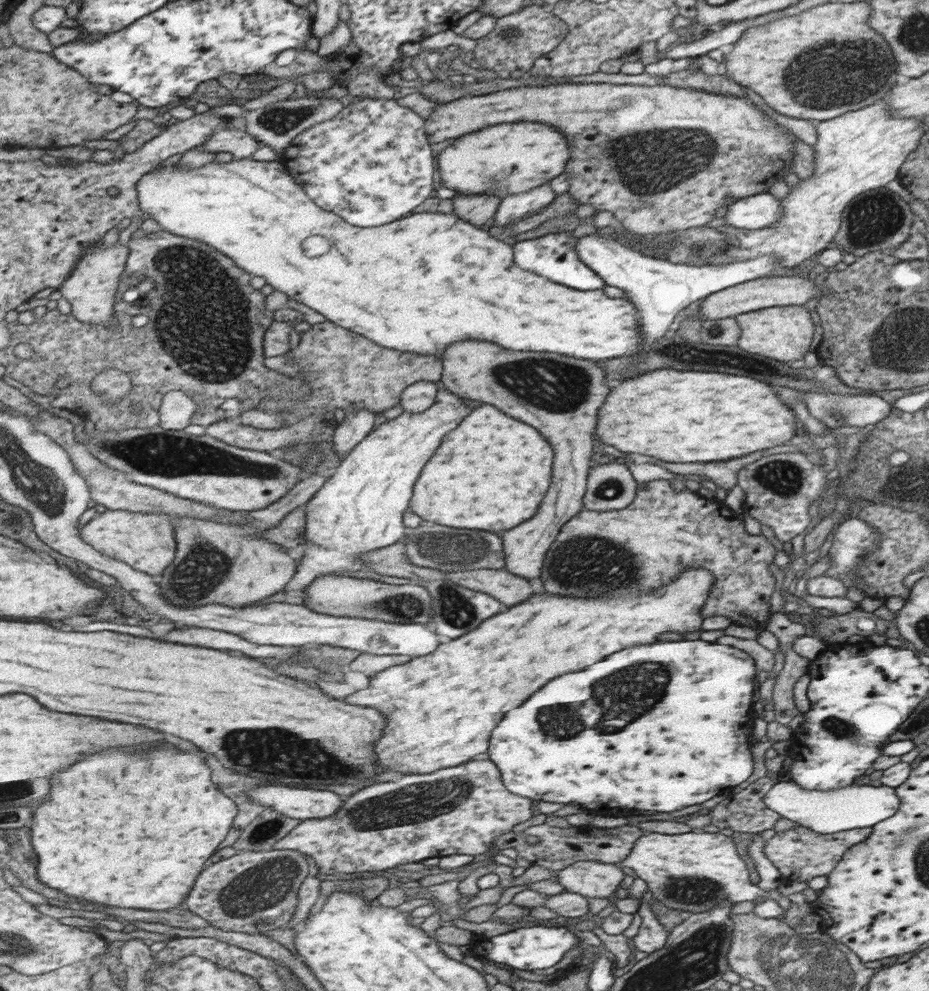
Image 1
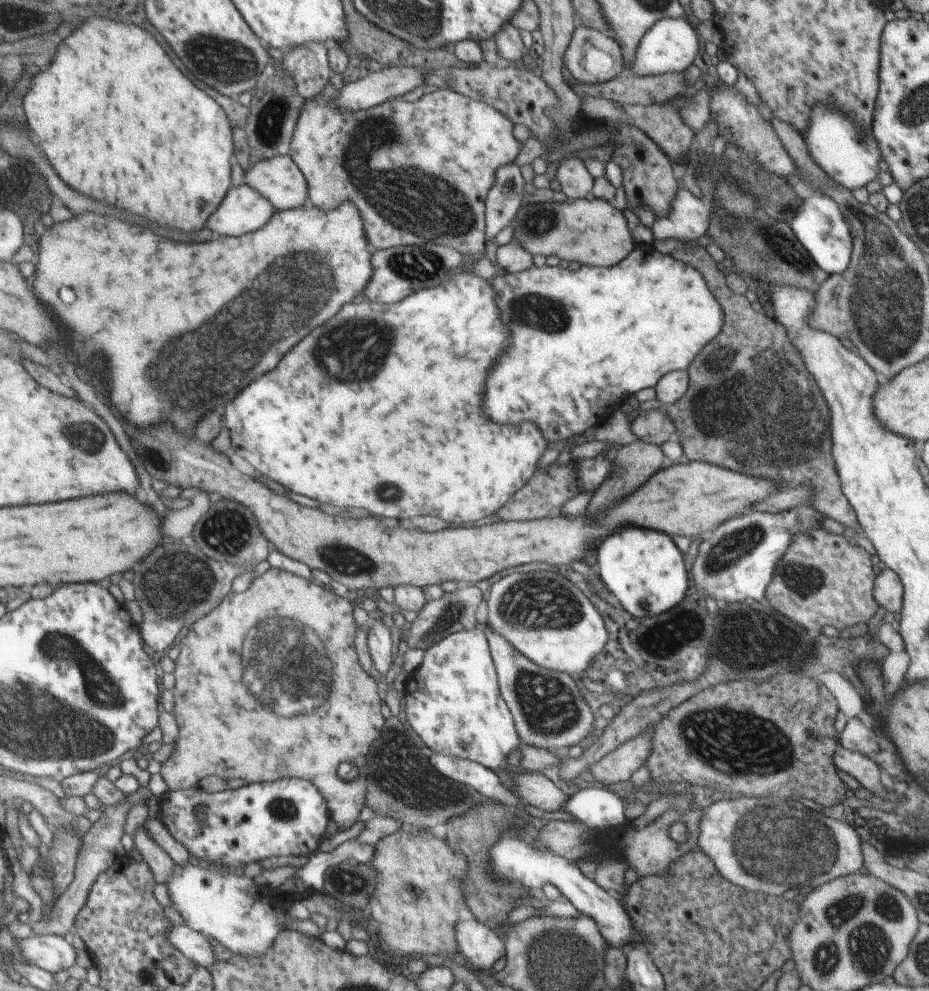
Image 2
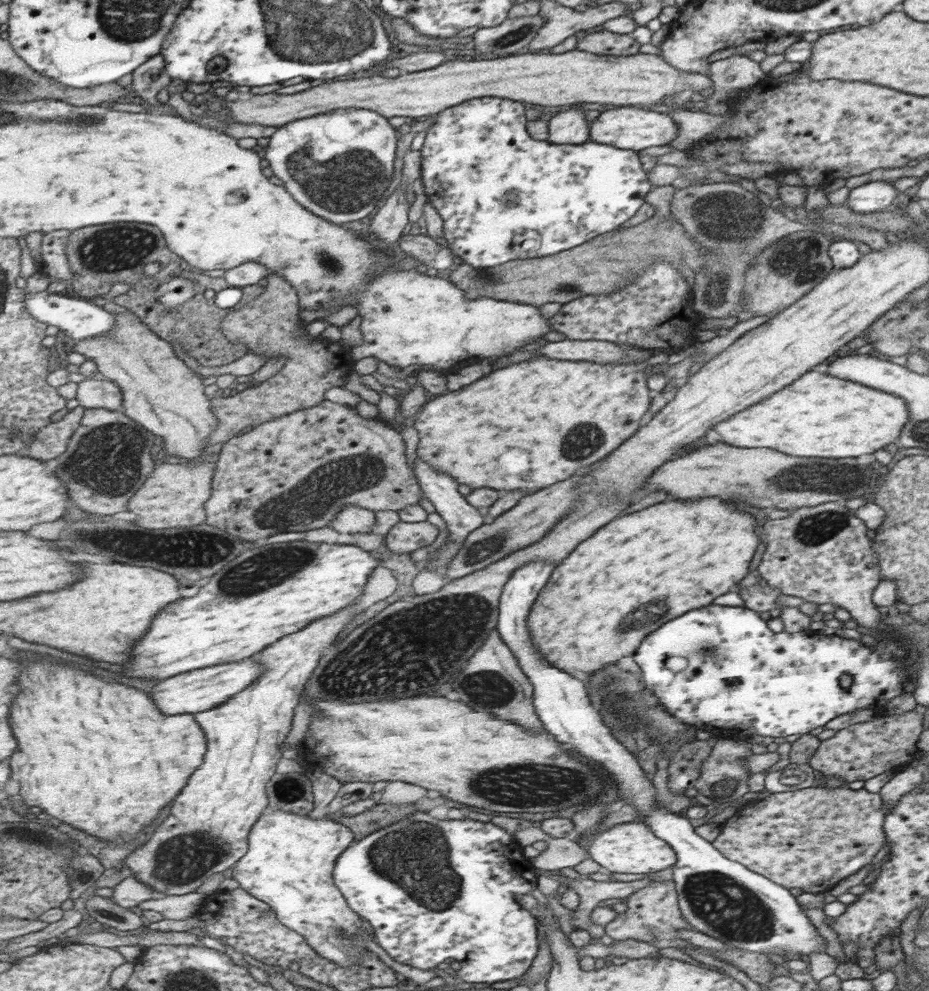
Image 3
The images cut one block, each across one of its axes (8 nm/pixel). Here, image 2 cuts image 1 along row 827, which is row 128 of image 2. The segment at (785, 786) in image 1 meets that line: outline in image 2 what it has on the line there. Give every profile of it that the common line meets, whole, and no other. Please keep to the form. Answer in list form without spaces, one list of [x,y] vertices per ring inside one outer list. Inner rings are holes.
[[[815,102],[809,106],[809,120],[803,130],[803,144],[809,158],[821,168],[831,180],[855,190],[876,178],[877,164],[881,162],[881,150],[873,138],[872,128],[864,127],[855,120],[850,111],[829,106],[825,102]]]

